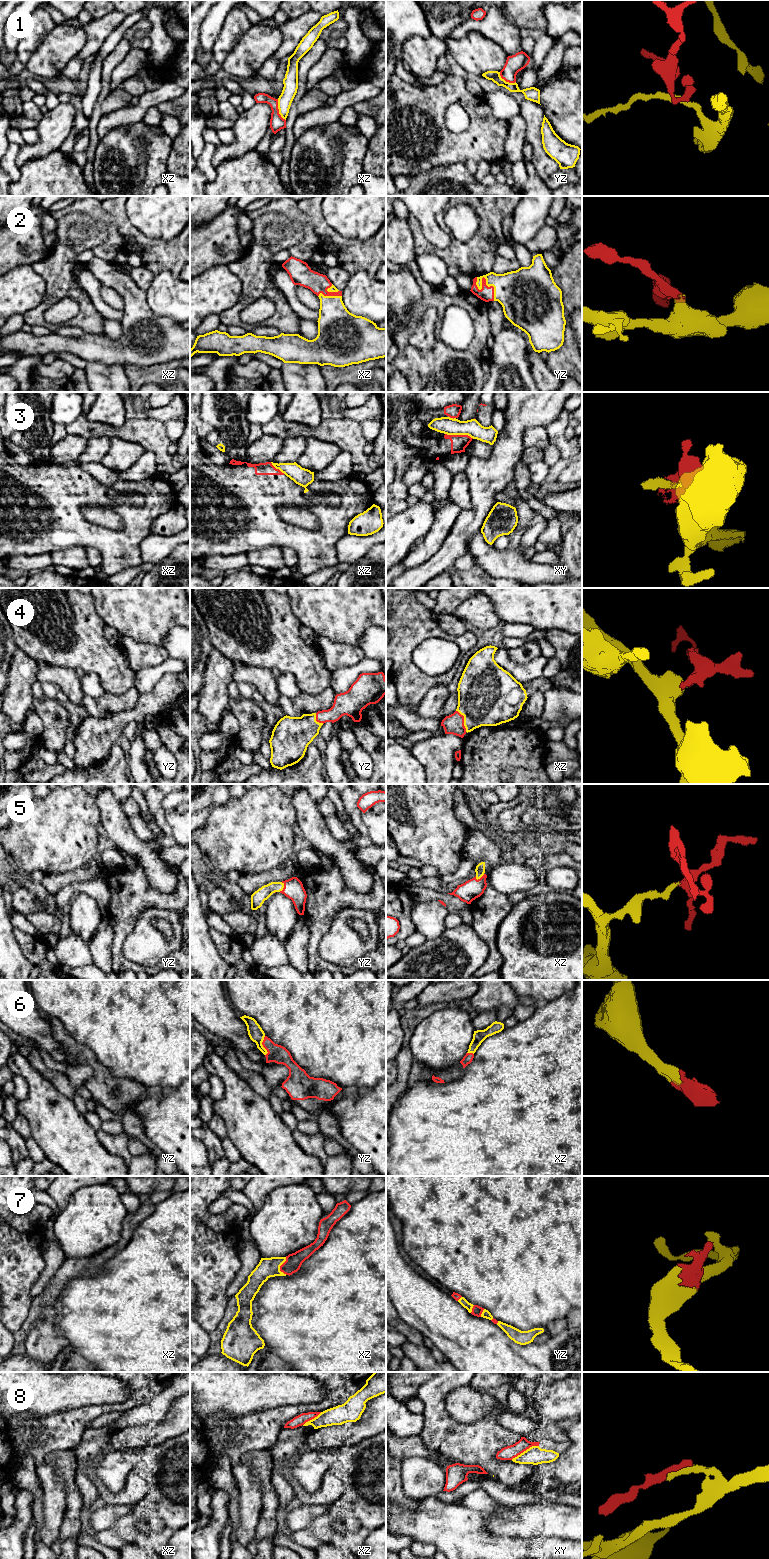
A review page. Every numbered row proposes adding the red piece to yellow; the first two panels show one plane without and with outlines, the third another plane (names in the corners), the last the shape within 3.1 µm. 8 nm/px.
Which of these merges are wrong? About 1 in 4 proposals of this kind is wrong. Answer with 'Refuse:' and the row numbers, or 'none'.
Refuse: 1, 3, 8

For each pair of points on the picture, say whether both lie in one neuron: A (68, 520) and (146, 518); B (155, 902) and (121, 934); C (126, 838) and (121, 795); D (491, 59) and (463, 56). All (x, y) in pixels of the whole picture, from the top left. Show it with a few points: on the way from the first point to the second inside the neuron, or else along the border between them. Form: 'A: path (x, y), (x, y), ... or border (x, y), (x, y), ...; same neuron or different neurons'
A: path (87, 534), (97, 537), (127, 537); same neuron
B: path (144, 902), (123, 923); same neuron
C: border (112, 794), (121, 805); different neurons
D: path (484, 56), (470, 56); same neuron

